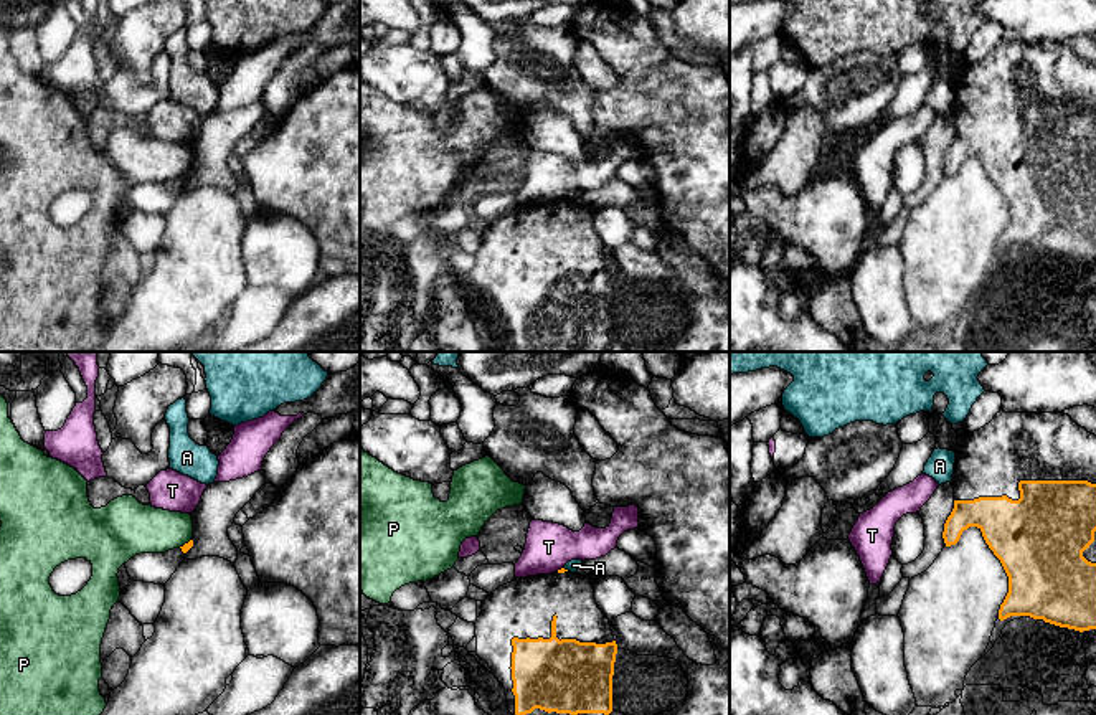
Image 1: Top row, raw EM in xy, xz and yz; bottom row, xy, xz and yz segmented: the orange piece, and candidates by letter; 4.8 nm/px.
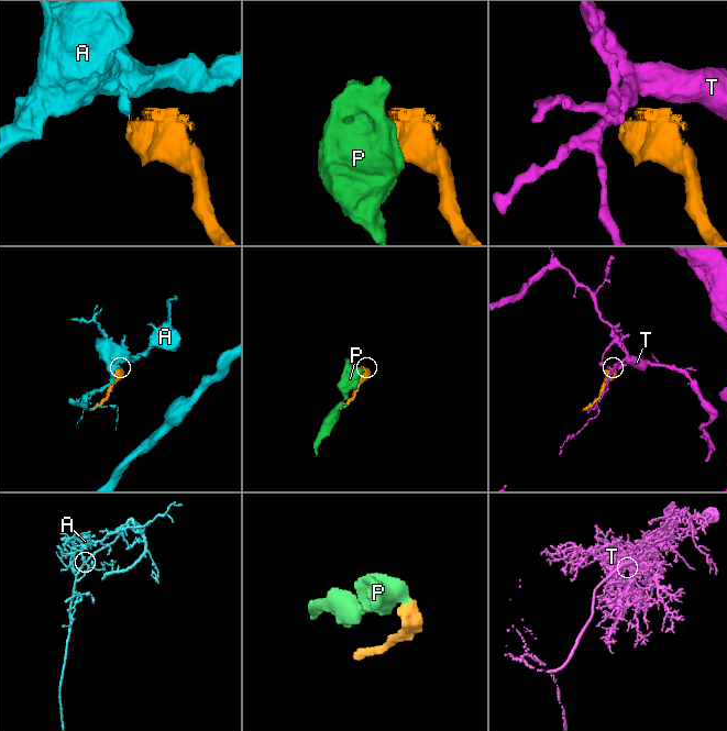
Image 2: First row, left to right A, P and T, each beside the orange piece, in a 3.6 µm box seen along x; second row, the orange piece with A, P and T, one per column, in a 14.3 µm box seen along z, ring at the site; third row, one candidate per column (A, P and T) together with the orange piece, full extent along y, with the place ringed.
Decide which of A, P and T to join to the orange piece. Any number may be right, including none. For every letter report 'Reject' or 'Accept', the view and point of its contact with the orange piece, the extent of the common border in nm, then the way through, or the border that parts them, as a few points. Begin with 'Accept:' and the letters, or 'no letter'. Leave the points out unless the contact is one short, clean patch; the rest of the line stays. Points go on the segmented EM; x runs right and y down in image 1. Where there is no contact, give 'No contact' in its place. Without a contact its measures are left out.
Accept: no letter
A: Reject. Touches orange at xz (566, 570). Shared border 30 nm. Boundary: xz (563, 568), (568, 570)
P: Reject. Touches orange at xy (185, 544). Shared border 80 nm. Boundary: xy (190, 539), (179, 547)
T: Reject. Touches orange at xz (562, 568). Shared border 40 nm. Boundary: xz (563, 567), (557, 570)

